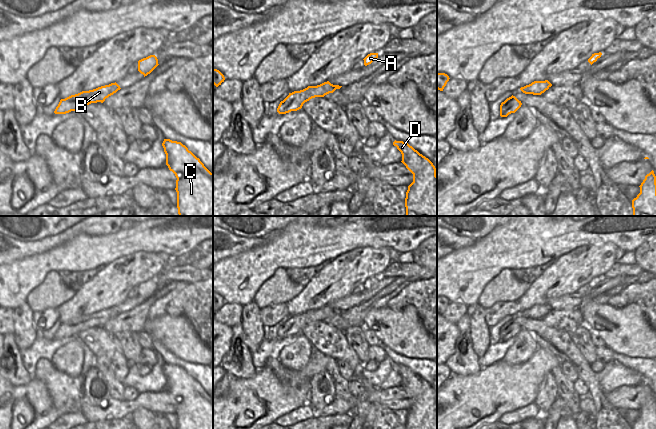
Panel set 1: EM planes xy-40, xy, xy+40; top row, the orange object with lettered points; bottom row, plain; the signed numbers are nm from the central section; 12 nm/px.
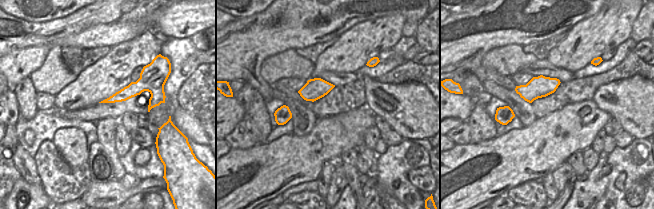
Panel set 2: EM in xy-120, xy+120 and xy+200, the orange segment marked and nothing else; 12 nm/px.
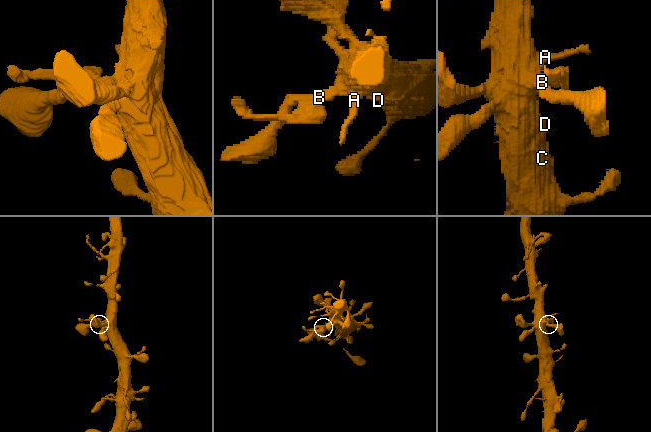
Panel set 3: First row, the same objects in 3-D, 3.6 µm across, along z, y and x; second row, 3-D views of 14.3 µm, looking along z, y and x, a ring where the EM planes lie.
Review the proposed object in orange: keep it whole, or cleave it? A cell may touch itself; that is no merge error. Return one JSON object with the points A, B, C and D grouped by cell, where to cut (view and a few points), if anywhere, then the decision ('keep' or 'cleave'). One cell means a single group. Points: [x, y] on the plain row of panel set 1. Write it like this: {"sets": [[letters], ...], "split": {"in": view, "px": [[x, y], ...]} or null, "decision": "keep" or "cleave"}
{"sets": [["A", "B", "C", "D"]], "split": null, "decision": "keep"}

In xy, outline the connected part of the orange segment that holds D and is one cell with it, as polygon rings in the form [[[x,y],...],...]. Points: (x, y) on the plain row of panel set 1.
[[[394,365],[402,378],[402,387],[413,398],[405,429],[437,429],[437,399],[433,387],[408,367]]]

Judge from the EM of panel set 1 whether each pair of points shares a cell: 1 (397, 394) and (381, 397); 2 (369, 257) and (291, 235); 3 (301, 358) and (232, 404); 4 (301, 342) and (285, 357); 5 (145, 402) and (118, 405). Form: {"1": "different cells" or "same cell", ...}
{"1": "same cell", "2": "different cells", "3": "different cells", "4": "same cell", "5": "same cell"}

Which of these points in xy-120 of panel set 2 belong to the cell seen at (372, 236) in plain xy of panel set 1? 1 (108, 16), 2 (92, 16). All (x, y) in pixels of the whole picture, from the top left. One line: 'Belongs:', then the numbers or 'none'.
Belongs: none

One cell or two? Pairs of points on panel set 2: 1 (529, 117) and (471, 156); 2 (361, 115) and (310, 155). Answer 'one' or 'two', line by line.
1: two
2: one

